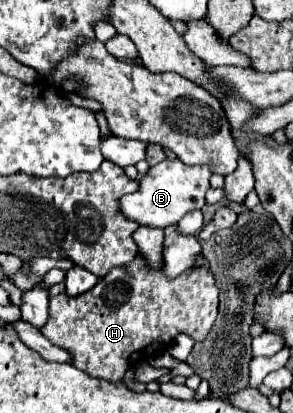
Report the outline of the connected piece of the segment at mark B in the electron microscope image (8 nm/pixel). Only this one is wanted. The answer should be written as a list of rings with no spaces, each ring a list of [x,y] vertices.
[[[166,158],[140,178],[140,188],[136,192],[126,194],[118,200],[120,212],[140,226],[168,228],[172,224],[178,224],[184,214],[200,210],[206,204],[204,194],[210,188],[210,176],[212,172],[208,166],[188,166],[178,158]]]

